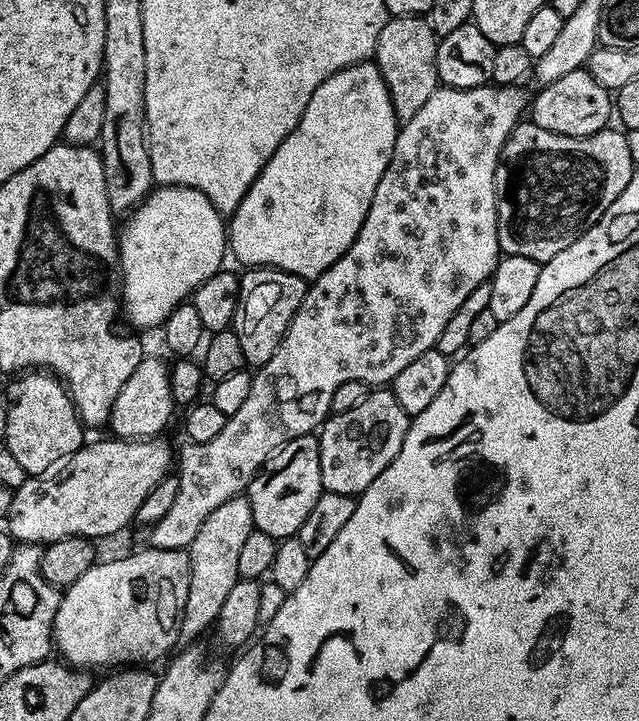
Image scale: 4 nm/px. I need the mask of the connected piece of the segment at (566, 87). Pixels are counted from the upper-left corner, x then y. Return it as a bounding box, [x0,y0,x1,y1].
[530,68,613,136]

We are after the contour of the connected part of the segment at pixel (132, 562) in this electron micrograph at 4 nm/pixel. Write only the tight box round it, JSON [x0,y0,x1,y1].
[52,546,189,670]

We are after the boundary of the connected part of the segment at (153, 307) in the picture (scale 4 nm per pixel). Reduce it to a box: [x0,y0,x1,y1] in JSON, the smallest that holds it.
[118,186,226,316]

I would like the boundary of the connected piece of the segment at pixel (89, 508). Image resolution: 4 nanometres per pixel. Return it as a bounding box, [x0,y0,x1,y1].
[6,438,174,546]

